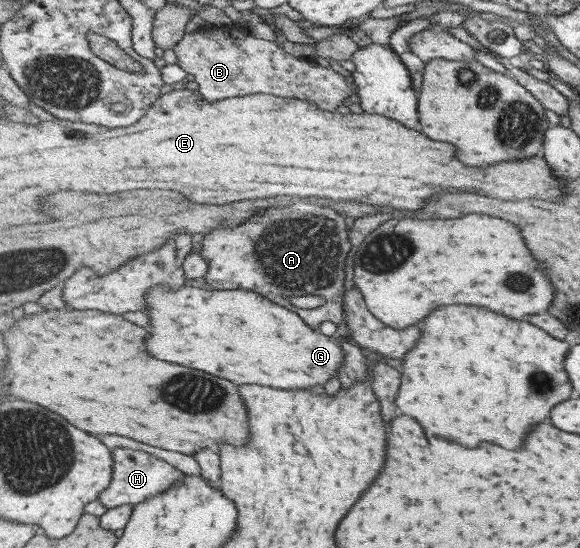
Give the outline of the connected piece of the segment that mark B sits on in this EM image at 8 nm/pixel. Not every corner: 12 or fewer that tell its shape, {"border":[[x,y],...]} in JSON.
{"border":[[202,26],[173,48],[206,100],[274,94],[334,112],[334,68],[251,26]]}

